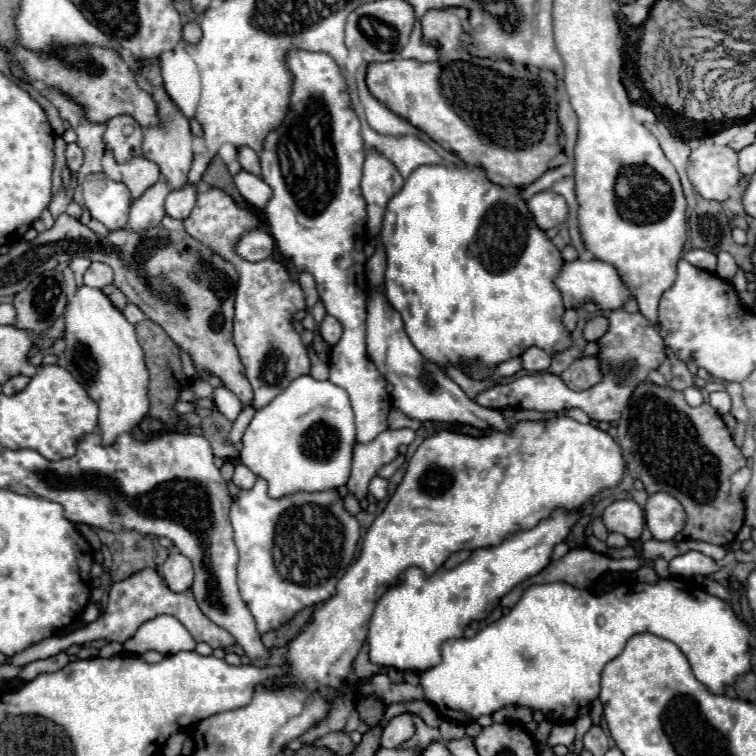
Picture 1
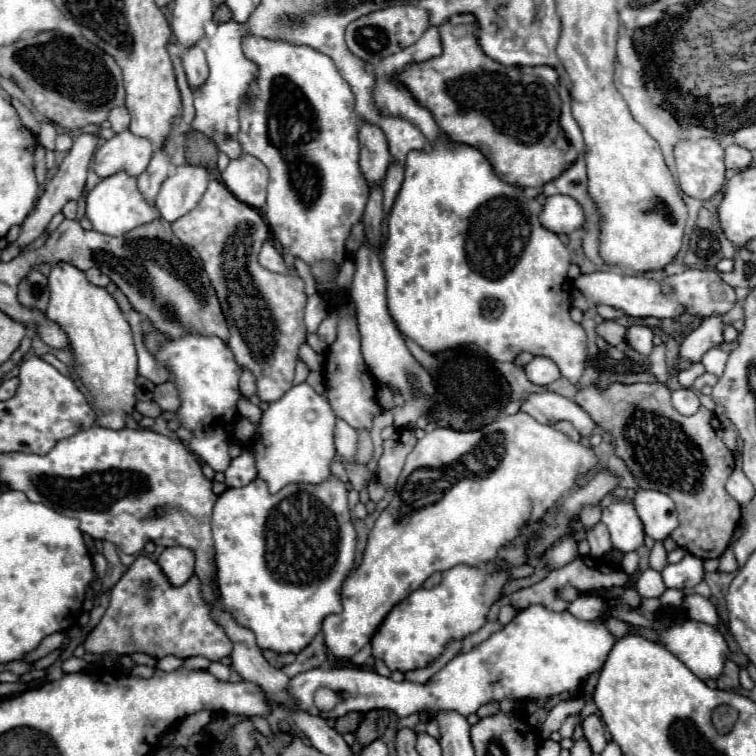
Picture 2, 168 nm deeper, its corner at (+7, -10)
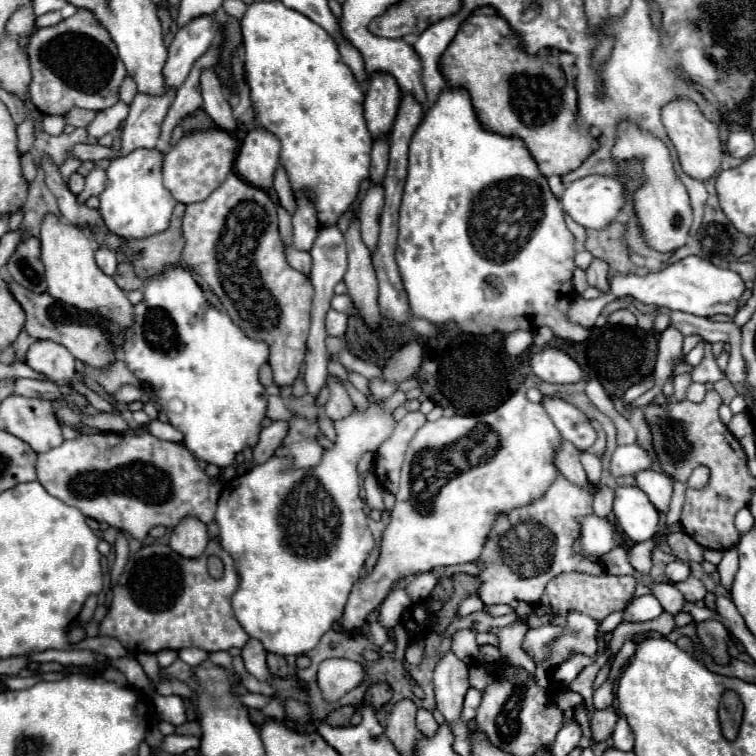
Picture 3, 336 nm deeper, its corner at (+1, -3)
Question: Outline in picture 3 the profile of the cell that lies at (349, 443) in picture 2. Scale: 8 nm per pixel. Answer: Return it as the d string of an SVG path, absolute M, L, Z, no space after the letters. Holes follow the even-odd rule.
M327 379L327 387L331 389L331 399L327 401L327 405L323 407L323 411L325 411L325 415L329 417L329 419L345 419L347 415L351 415L351 411L355 411L355 405L353 405L353 401L349 399L349 395L347 395L347 391L343 389L343 385L341 383L335 383L335 381L331 381L331 379Z

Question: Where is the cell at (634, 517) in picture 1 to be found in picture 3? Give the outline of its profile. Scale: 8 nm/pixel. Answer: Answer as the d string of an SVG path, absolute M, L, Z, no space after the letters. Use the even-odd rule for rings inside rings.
M619 487L613 513L617 527L633 543L643 543L657 533L659 513L639 487Z

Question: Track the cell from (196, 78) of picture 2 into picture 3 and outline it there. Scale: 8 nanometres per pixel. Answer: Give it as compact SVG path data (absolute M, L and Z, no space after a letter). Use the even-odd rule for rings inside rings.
M213 69L201 71L201 95L203 95L203 109L215 121L215 125L223 131L235 133L237 119L233 117L231 105L223 95L221 79L217 77L217 73Z

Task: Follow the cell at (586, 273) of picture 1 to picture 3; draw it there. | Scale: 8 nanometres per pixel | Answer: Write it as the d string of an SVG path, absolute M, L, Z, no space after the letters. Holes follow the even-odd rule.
M685 257L673 265L657 271L657 273L647 273L647 275L615 273L611 279L611 291L607 295L601 295L599 299L593 299L593 301L575 299L571 303L571 309L569 309L569 319L575 323L581 323L585 327L593 327L601 309L609 301L619 299L619 297L633 297L633 299L647 303L647 305L685 311L691 315L701 315L701 317L713 317L717 313L735 315L743 291L745 291L745 283L735 271L715 267L713 263L707 263L707 259Z

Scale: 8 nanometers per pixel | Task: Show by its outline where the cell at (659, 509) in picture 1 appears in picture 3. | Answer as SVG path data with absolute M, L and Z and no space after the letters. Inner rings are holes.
M651 469L637 473L637 487L651 499L659 513L669 513L671 497L673 497L673 481L665 473L657 473Z

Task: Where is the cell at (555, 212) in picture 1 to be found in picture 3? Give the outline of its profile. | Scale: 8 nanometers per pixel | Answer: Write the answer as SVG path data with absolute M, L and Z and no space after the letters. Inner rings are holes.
M589 175L583 179L577 179L567 185L563 197L561 197L563 211L585 229L605 229L619 209L623 207L623 185L617 177L601 177L601 175Z

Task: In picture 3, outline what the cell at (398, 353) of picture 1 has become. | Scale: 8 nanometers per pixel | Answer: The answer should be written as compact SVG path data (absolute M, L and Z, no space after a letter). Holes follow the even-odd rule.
M371 185L367 191L363 203L361 203L361 213L359 213L359 223L361 223L361 239L373 253L377 243L379 243L379 217L383 211L383 187L381 185Z

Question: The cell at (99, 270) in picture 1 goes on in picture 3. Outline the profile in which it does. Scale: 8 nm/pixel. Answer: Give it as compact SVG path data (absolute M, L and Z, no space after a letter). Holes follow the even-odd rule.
M99 247L97 253L95 253L95 263L97 267L105 273L105 275L113 275L115 269L117 269L117 255L111 251L111 249L105 249L105 247Z

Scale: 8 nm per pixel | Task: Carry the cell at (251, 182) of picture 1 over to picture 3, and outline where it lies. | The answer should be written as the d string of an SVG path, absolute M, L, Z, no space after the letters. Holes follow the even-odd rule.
M251 129L239 147L235 173L253 187L269 189L279 165L279 149L275 135L265 129Z

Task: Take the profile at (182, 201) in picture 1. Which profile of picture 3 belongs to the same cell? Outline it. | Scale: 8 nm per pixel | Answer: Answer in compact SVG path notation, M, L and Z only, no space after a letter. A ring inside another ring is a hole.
M209 129L209 131L195 131L191 135L185 135L165 155L163 185L171 191L175 201L183 205L203 201L225 181L225 177L233 169L235 153L237 153L237 139L227 131Z

